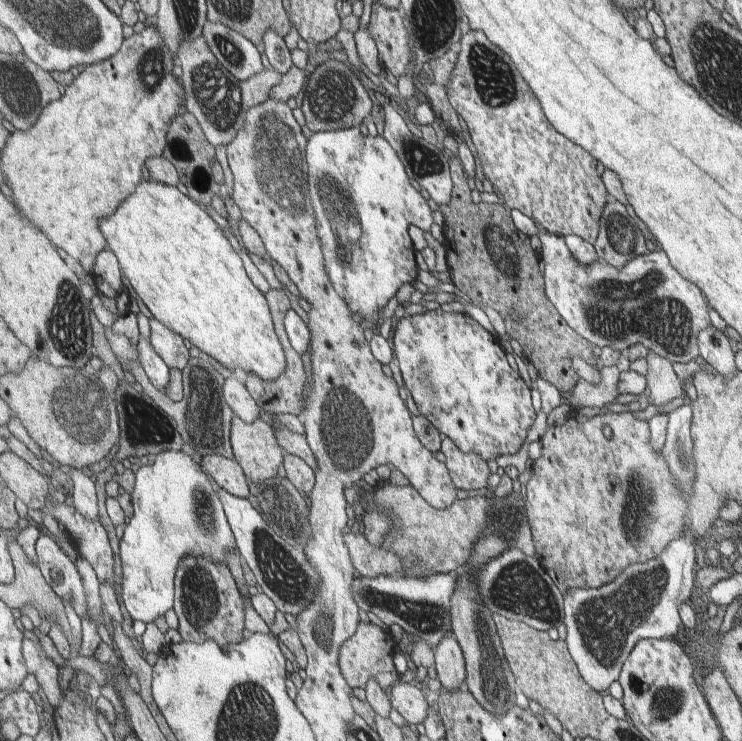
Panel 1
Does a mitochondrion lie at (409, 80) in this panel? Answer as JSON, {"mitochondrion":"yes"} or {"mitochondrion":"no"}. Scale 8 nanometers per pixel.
{"mitochondrion":"no"}

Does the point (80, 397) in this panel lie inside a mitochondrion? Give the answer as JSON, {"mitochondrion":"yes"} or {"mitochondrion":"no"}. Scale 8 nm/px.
{"mitochondrion":"yes"}

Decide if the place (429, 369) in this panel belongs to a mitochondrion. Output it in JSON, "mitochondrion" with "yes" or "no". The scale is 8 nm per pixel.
{"mitochondrion":"yes"}

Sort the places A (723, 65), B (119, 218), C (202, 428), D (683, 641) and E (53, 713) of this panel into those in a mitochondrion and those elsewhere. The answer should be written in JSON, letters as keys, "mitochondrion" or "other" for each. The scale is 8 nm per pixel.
{"A":"mitochondrion","B":"other","C":"mitochondrion","D":"other","E":"other"}

